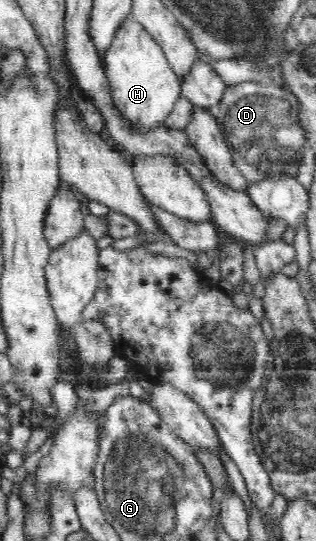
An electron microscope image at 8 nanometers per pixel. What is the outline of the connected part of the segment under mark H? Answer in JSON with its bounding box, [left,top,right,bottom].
[103,17,181,131]

